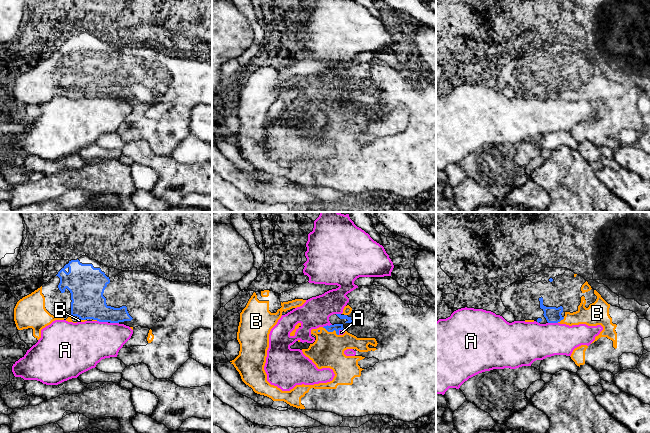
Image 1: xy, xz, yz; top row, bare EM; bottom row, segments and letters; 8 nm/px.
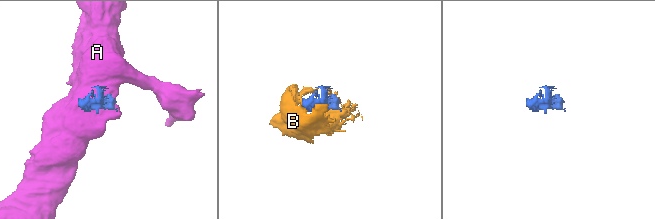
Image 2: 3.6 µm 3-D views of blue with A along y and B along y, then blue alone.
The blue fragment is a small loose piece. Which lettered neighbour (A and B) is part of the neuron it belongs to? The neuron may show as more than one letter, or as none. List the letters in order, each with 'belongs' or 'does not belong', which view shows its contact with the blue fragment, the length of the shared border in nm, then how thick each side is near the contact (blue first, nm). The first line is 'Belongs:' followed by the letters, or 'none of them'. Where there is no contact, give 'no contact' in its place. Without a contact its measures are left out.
Belongs: B
A: does not belong; contact in xy; length 90 nm; calibres 260 and 380 nm
B: belongs; contact in xz; length 150 nm; calibres 60 and 260 nm

